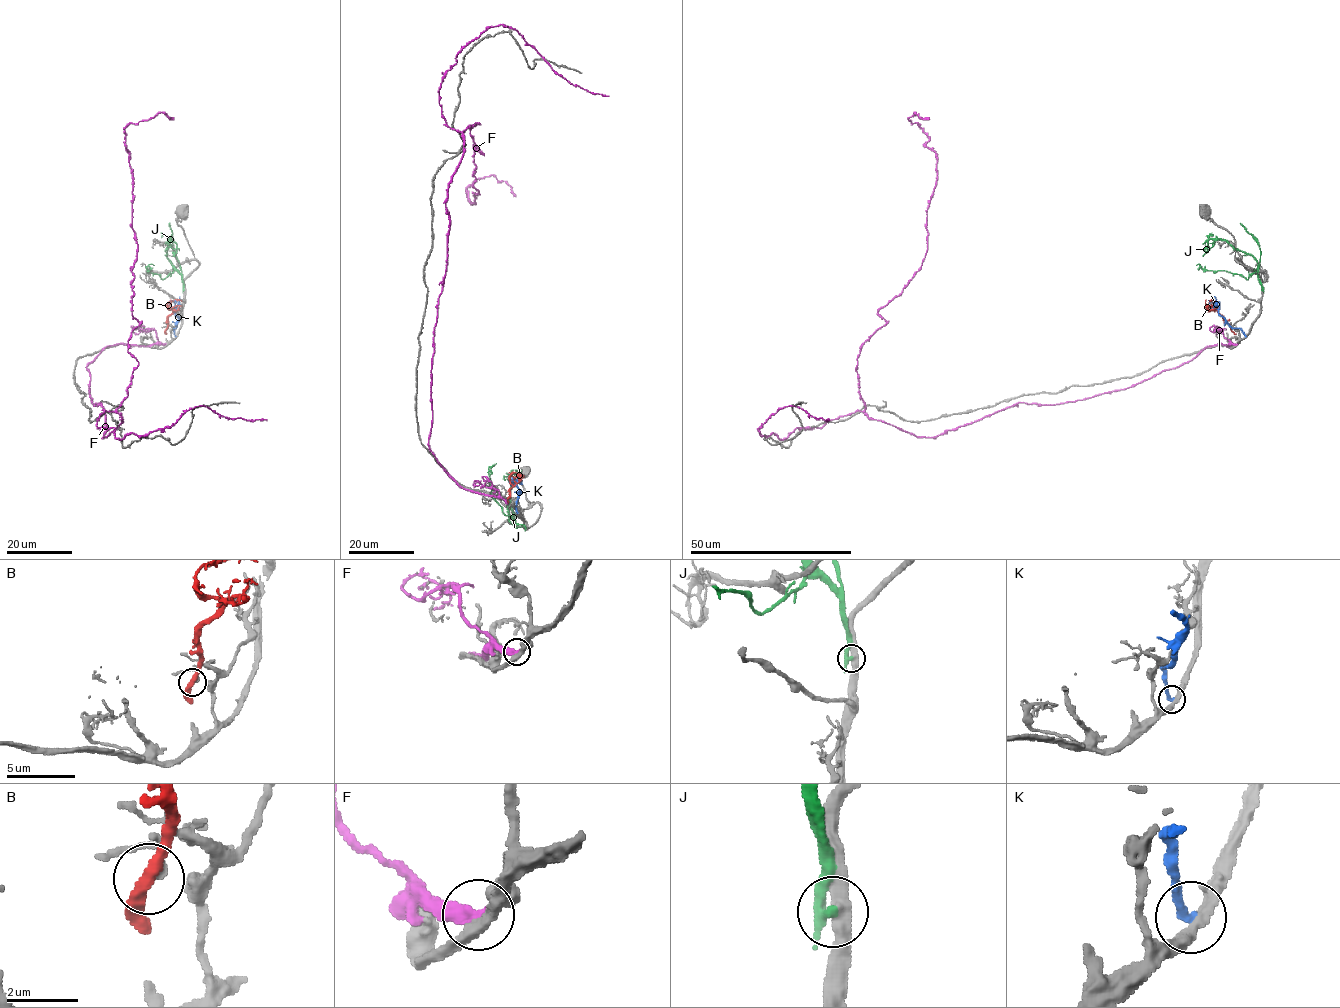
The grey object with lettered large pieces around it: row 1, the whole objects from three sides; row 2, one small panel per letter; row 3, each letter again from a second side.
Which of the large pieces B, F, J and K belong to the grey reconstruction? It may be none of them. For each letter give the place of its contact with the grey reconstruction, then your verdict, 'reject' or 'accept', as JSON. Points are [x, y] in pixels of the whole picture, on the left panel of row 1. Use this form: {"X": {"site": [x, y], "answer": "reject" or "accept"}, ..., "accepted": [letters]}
{"B": {"site": [166, 329], "answer": "reject"}, "F": {"site": [164, 344], "answer": "reject"}, "J": {"site": [184, 290], "answer": "reject"}, "K": {"site": [175, 336], "answer": "reject"}, "accepted": []}

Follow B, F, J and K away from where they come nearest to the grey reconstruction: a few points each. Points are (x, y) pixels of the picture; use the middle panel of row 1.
B: (508, 498), (514, 486), (509, 478), (518, 481), (524, 477)
F: (507, 503), (463, 489), (429, 445), (459, 131), (480, 124), (471, 203), (466, 189), (493, 175), (516, 196)
J: (526, 528), (513, 525), (509, 518), (507, 504), (513, 478), (518, 472), (514, 475)
K: (517, 513), (516, 501), (520, 490), (512, 481), (510, 485), (513, 486)

